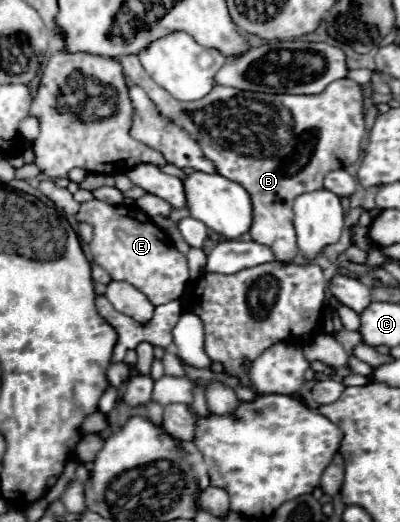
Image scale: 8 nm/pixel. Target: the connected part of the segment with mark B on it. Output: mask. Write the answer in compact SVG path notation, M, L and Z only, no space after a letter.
M136 55L122 57L120 59L124 73L130 83L140 85L150 101L156 105L160 115L178 127L182 127L204 151L204 155L216 165L218 173L230 181L240 183L252 197L254 205L254 223L250 229L250 235L256 243L268 245L276 257L276 261L290 263L294 255L298 255L298 243L294 233L294 213L292 203L300 193L316 191L322 187L322 181L326 173L332 169L344 169L346 165L354 163L360 155L360 141L364 137L364 99L360 85L352 79L334 81L328 85L320 97L304 97L304 95L266 95L266 93L252 93L252 91L240 91L224 85L216 85L208 97L192 103L176 101L166 89L160 89L144 73L144 67L140 65L140 59Z

